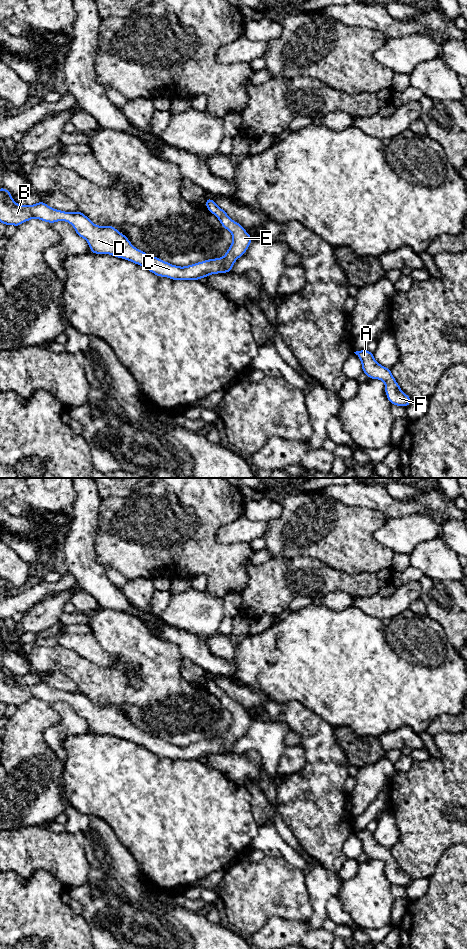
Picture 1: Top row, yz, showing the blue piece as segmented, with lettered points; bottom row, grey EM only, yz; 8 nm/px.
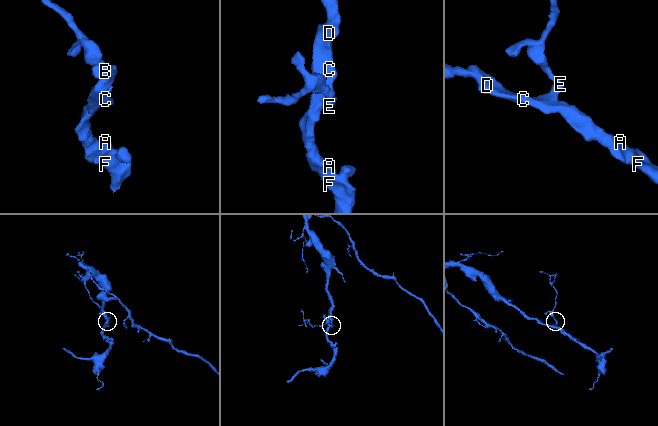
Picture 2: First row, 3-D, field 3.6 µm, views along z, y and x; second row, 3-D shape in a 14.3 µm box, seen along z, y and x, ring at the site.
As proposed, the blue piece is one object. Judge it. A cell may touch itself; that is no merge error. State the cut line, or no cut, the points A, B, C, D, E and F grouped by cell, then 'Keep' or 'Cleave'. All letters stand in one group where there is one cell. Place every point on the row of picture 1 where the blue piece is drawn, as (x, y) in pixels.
No split. Groups: A B C D E F. Keep

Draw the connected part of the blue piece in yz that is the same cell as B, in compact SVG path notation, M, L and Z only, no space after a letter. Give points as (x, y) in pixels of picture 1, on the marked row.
M6 188L0 189L0 222L18 227L36 218L48 223L66 221L84 238L94 254L109 254L143 266L159 277L176 280L200 280L211 274L232 272L235 261L243 256L252 242L244 227L233 221L211 198L206 198L206 208L215 215L221 225L232 234L232 244L222 258L214 258L180 267L135 248L129 239L114 226L98 226L80 210L65 212L51 208L43 201L33 205L17 204Z

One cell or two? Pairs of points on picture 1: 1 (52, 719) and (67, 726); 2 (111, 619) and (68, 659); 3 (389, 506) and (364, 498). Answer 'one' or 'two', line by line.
1: two
2: one
3: one

